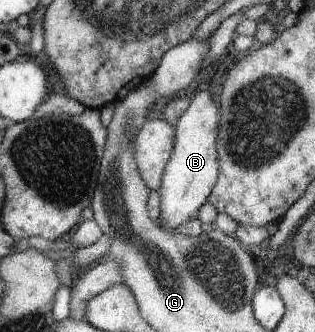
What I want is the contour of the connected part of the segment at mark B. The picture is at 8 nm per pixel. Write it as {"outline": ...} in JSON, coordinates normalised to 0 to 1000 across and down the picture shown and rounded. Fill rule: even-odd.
{"outline":[[[632,274],[600,301],[594,328],[556,367],[549,449],[524,488],[505,584],[508,681],[552,687],[597,660],[619,657],[622,636],[657,605],[689,539],[686,407],[695,377],[692,307],[679,307],[660,274]]]}

